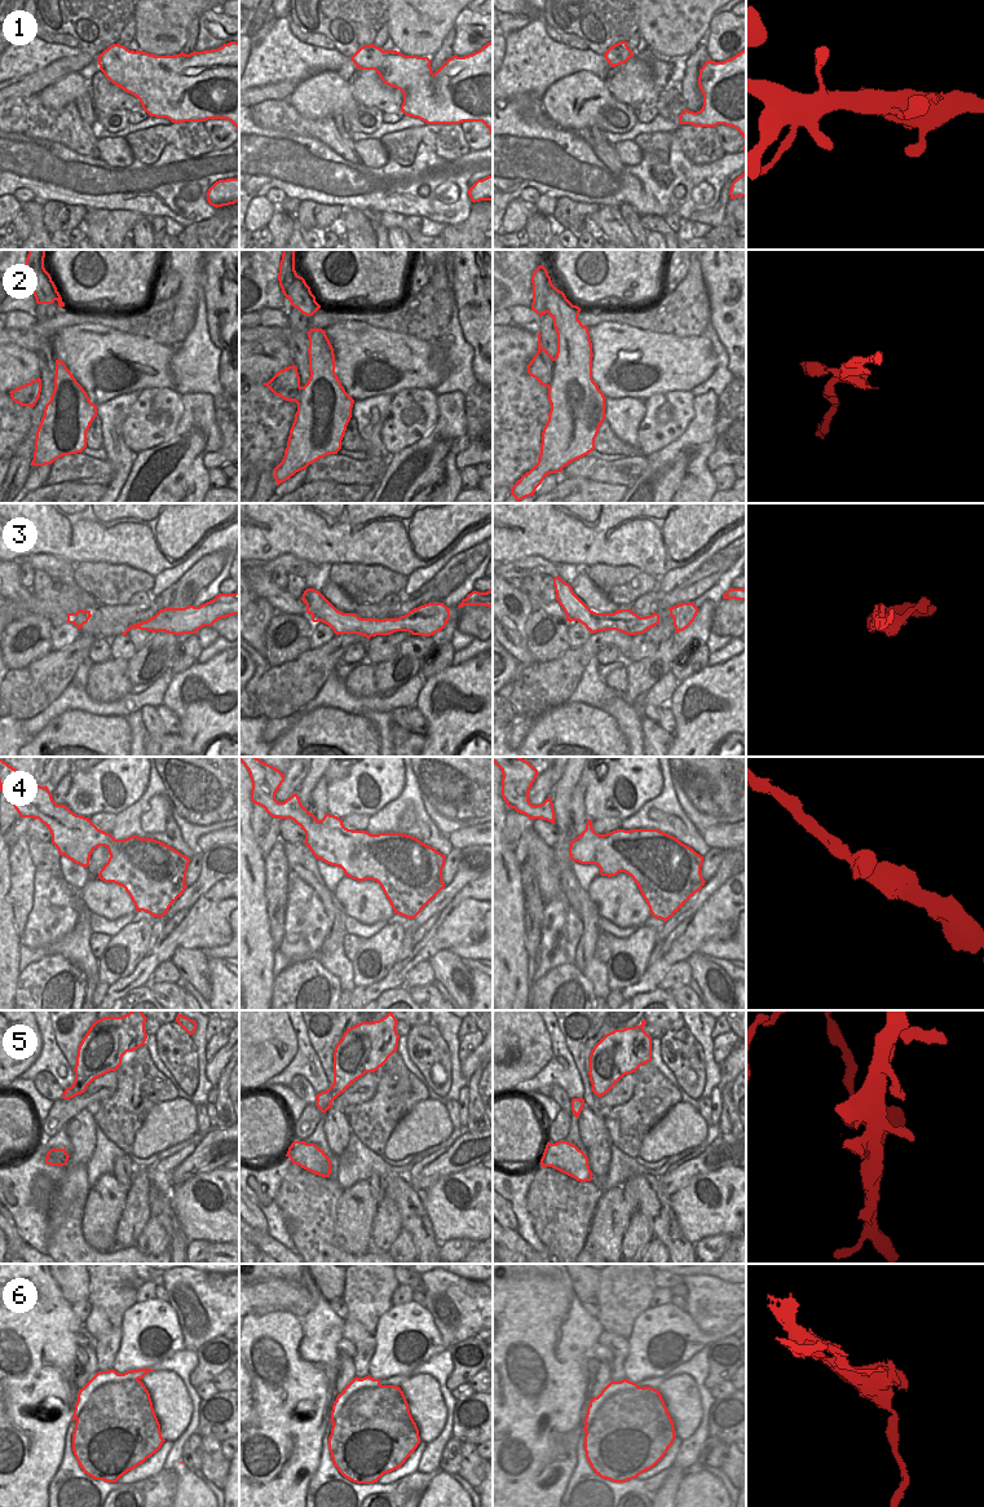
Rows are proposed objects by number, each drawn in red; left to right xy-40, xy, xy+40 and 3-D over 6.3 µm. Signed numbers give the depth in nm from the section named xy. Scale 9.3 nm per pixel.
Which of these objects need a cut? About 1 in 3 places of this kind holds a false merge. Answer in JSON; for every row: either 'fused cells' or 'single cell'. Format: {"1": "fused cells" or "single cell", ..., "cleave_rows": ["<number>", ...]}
{"1": "single cell", "2": "fused cells", "3": "single cell", "4": "single cell", "5": "single cell", "6": "fused cells", "cleave_rows": ["2", "6"]}

